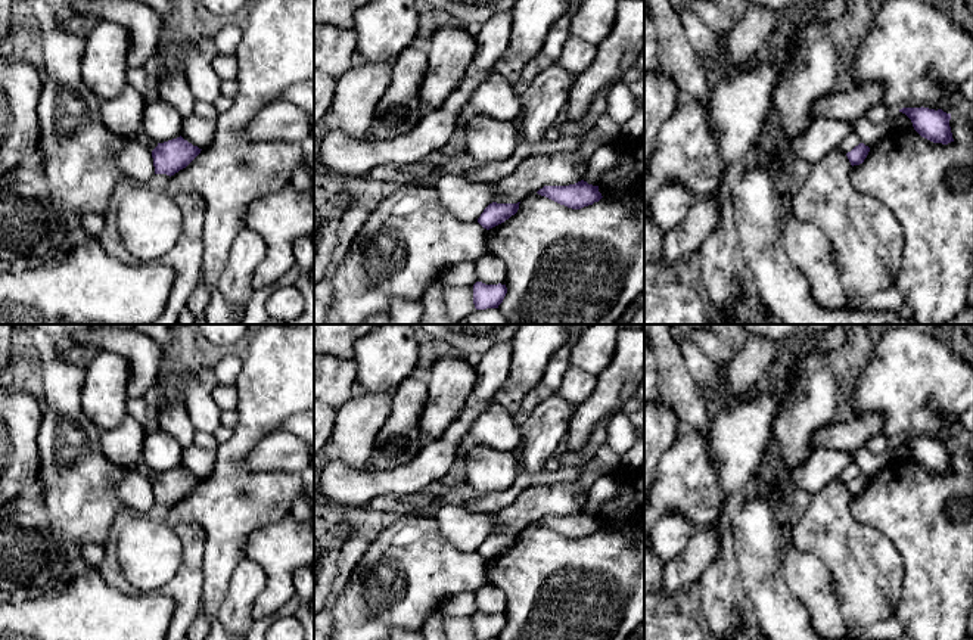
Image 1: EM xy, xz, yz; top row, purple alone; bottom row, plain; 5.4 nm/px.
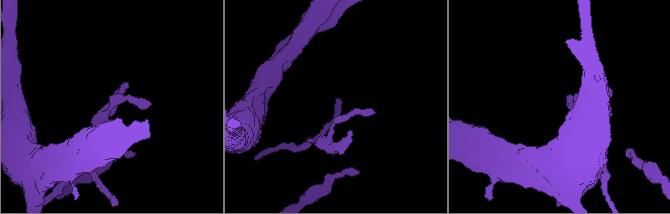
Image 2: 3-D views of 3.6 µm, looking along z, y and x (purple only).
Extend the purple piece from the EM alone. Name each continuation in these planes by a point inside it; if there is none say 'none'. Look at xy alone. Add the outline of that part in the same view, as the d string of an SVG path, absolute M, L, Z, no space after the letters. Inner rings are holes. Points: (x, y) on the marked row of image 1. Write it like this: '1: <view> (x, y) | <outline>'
none

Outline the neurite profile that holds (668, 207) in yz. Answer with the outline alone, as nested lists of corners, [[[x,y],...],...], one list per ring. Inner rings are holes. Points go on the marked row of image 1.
[[[671,181],[663,184],[649,201],[649,218],[656,229],[666,233],[675,229],[686,217],[693,205],[691,192],[680,183]]]

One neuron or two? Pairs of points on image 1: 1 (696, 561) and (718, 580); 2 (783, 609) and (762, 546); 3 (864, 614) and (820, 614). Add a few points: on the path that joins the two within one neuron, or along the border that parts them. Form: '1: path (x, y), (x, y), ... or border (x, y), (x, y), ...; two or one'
1: border (720, 536), (718, 555), (696, 581); two
2: path (768, 593), (757, 581), (759, 578), (759, 562); one
3: border (830, 581), (846, 624); two

